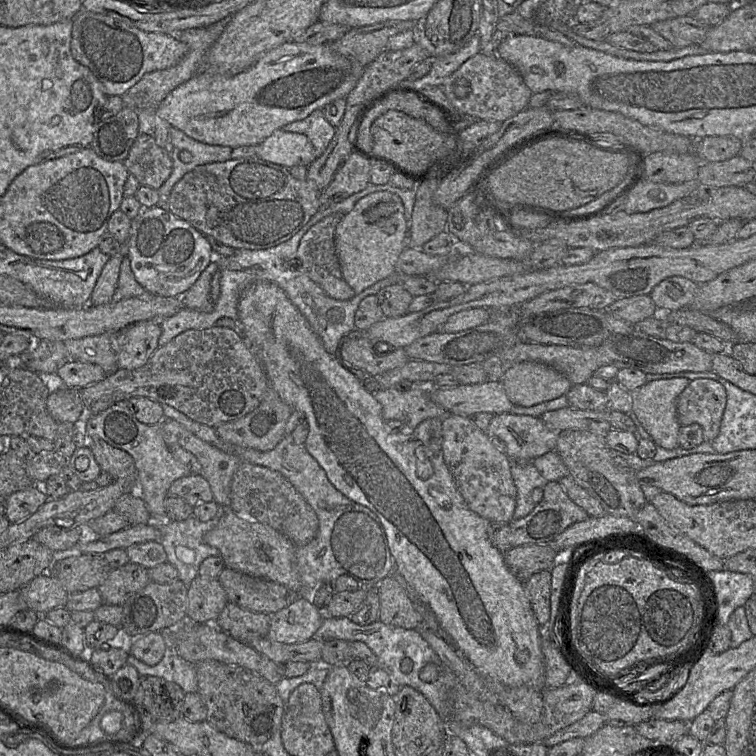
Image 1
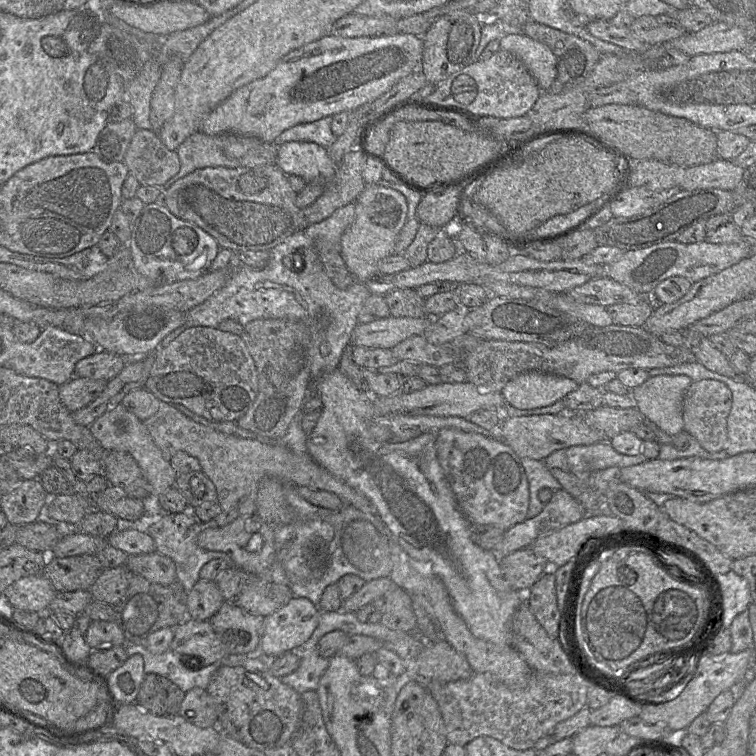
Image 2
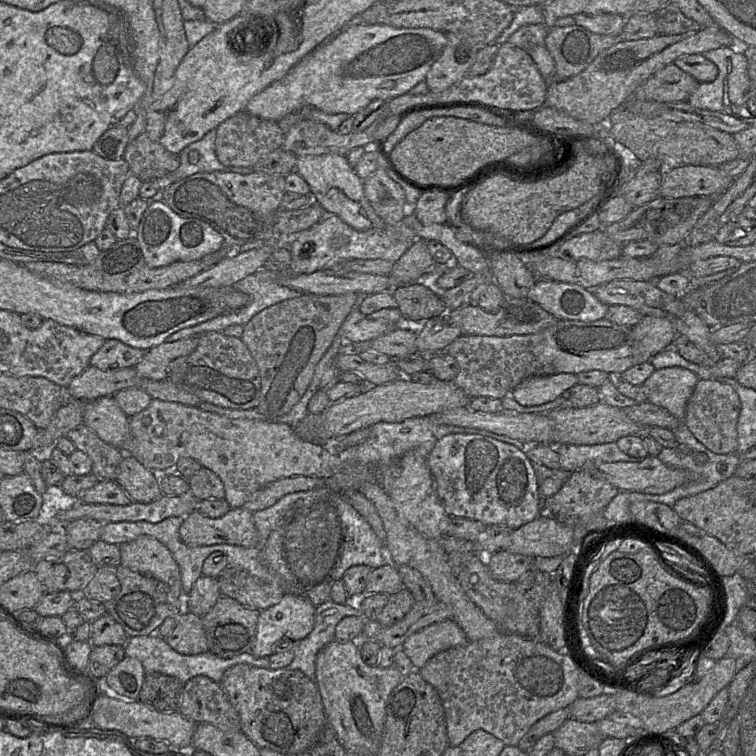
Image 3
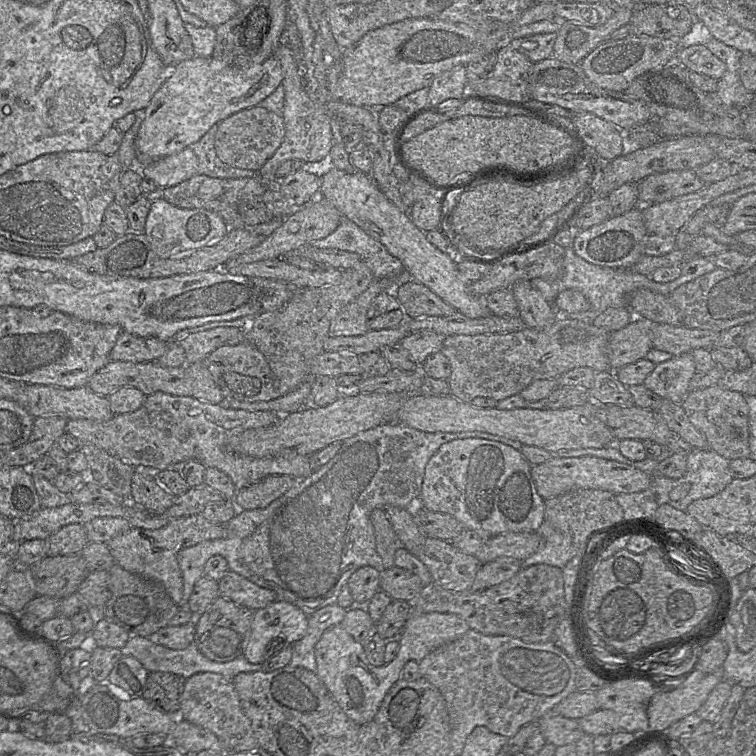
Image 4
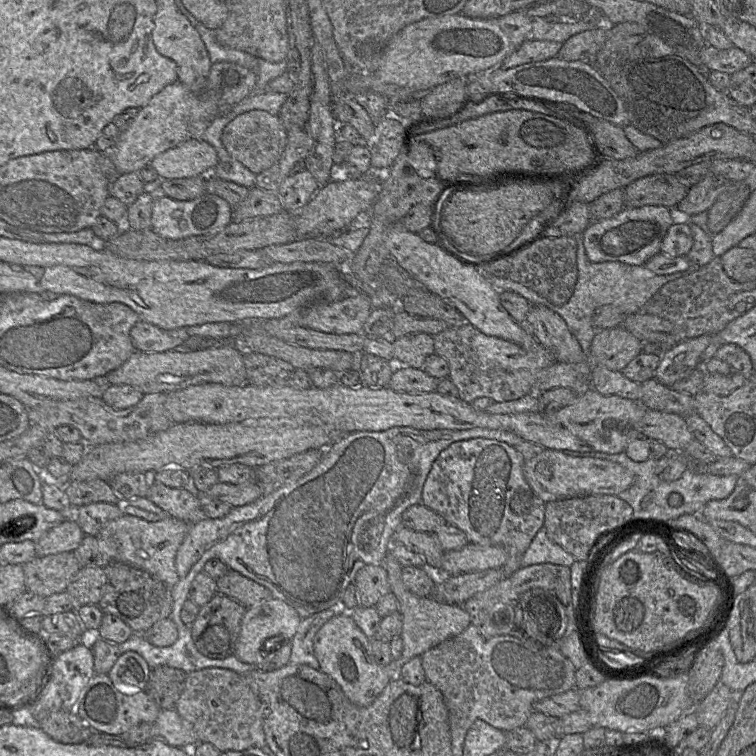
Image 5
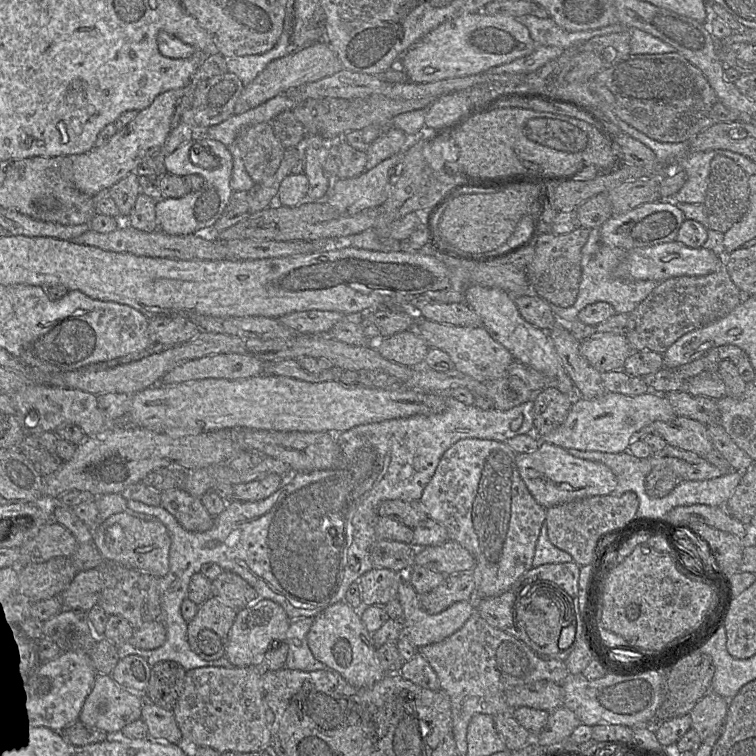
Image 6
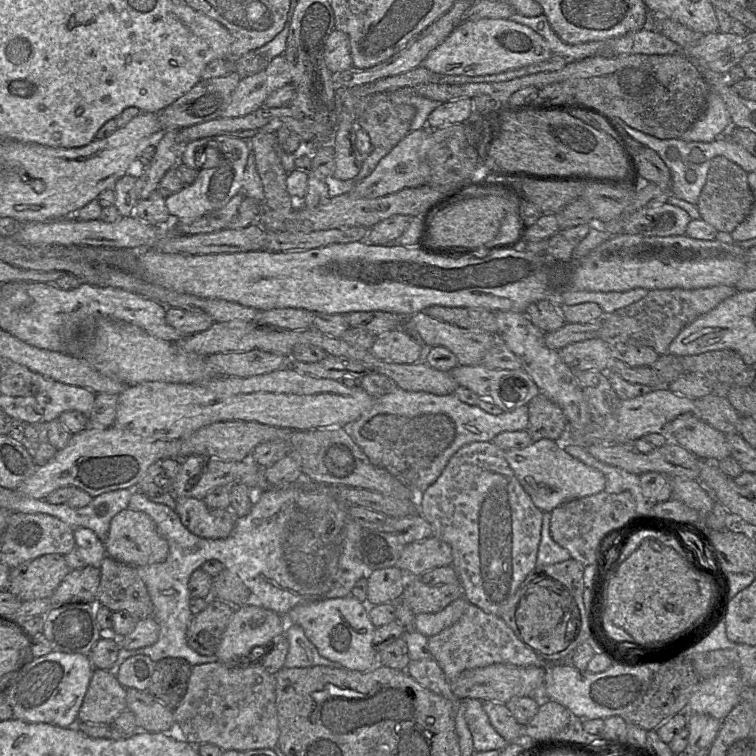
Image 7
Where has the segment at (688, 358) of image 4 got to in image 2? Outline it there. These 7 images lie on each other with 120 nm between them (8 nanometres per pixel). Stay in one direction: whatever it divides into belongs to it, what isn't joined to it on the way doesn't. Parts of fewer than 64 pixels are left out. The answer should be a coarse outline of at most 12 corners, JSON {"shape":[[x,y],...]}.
{"shape":[[686,375],[649,377],[631,390],[646,420],[684,430]]}

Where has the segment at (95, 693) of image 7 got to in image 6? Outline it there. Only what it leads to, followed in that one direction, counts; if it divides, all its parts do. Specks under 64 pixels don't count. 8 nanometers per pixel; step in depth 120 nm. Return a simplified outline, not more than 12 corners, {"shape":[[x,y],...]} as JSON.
{"shape":[[97,674],[79,720],[109,735],[141,718],[143,698]]}

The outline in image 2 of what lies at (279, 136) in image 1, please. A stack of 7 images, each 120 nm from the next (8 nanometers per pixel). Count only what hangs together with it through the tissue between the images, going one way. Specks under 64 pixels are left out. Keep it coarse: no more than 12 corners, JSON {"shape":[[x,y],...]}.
{"shape":[[280,144],[276,165],[325,186],[338,167],[328,149]]}

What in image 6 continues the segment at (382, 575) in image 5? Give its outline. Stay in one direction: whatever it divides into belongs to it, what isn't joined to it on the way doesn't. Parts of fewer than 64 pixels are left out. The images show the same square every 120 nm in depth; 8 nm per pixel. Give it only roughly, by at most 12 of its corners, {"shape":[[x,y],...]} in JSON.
{"shape":[[377,567],[358,580],[363,606],[397,599],[404,573]]}

